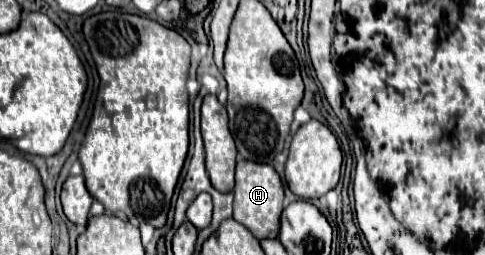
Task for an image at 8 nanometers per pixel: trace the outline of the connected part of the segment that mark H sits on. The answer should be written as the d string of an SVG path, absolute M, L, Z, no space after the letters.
M240 159L236 165L236 185L234 185L234 219L242 223L256 239L278 237L280 229L280 213L282 213L284 187L278 173L272 165L244 161Z

